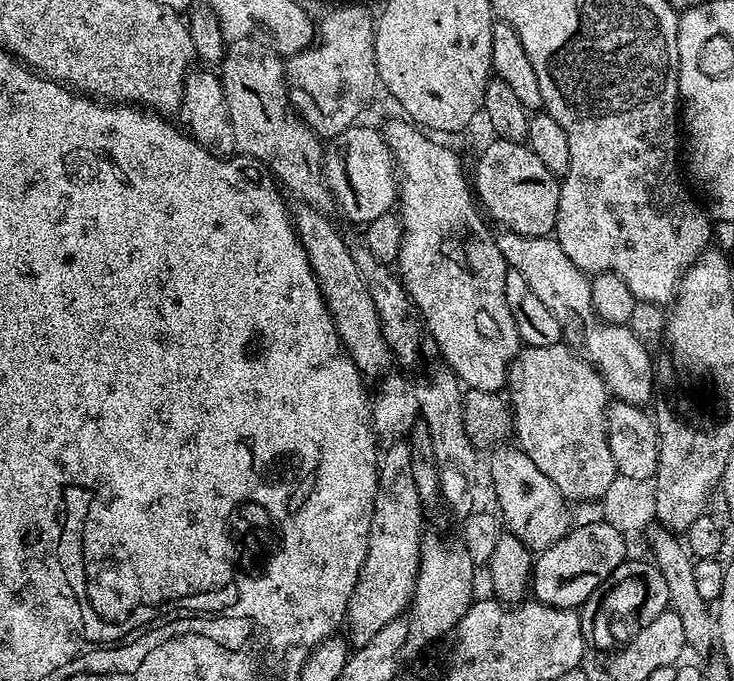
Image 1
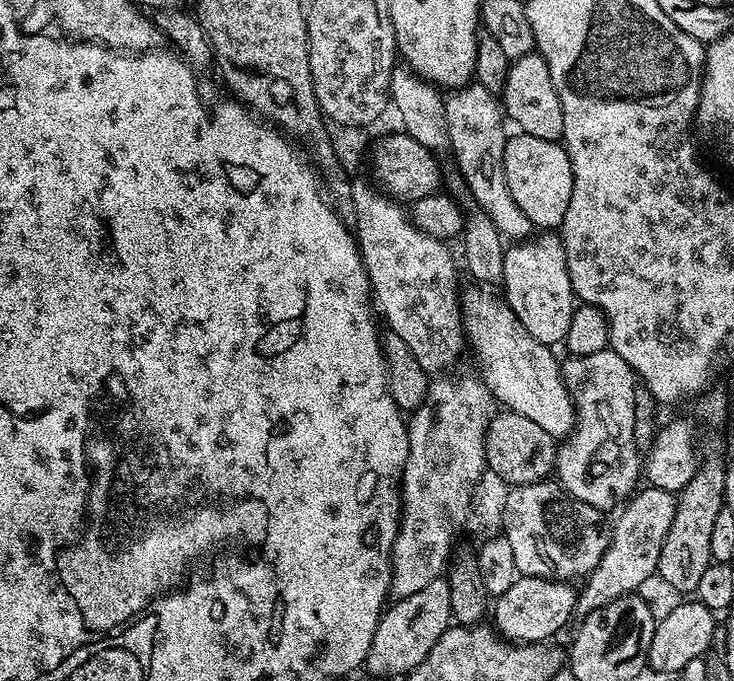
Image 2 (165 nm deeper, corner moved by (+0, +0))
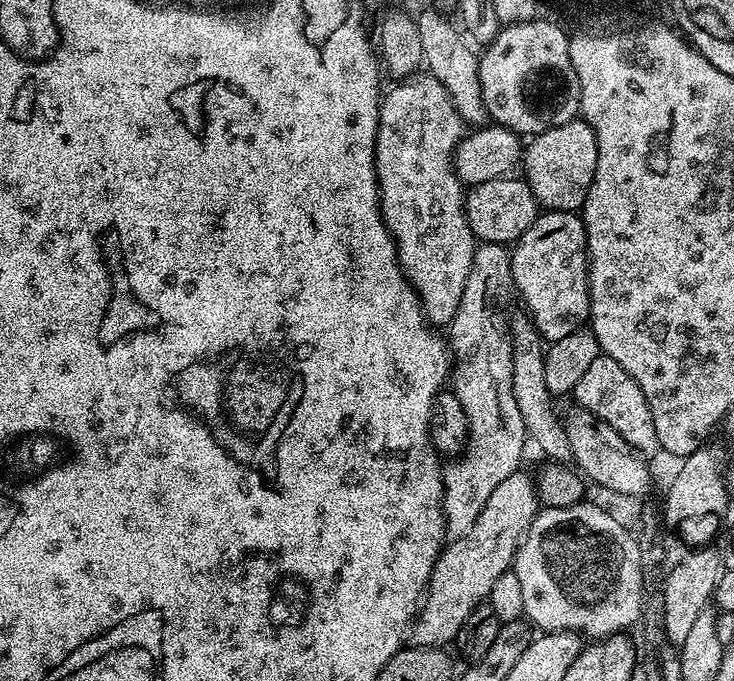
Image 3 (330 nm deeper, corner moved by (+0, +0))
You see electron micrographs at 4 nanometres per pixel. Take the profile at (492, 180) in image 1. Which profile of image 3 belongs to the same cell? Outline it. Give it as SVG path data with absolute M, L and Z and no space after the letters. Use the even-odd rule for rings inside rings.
M583 118L531 137L522 152L523 179L527 180L537 205L549 212L579 213L586 202L586 194L590 194L590 182L594 182L597 166L596 135Z

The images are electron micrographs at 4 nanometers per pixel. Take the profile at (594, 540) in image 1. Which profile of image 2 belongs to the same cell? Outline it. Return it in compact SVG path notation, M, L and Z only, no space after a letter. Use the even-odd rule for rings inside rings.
M520 576L506 594L495 597L494 612L496 608L496 621L494 627L505 640L514 644L536 644L548 642L555 632L560 632L568 624L568 619L573 619L576 611L577 589L571 583L558 580L543 580L537 576Z

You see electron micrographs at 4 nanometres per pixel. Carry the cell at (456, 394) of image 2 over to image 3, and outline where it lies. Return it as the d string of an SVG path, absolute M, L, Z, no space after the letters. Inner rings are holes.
M481 243L477 247L470 278L466 278L466 290L462 290L462 302L450 325L450 355L454 361L450 373L450 391L462 402L468 419L468 442L459 458L443 469L444 477L444 527L449 537L455 538L466 534L474 526L474 518L482 514L482 506L490 499L490 494L498 487L498 482L510 478L521 467L520 459L524 456L526 433L522 422L522 413L514 398L514 366L512 365L512 342L506 316L500 313L496 303L504 291L509 291L512 282L512 254L503 244Z

